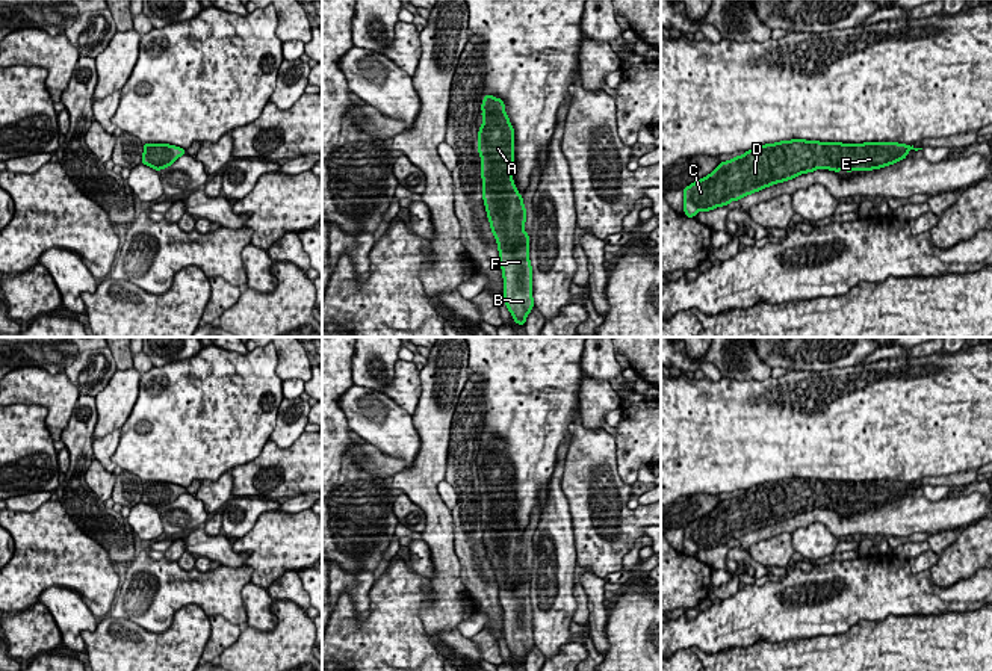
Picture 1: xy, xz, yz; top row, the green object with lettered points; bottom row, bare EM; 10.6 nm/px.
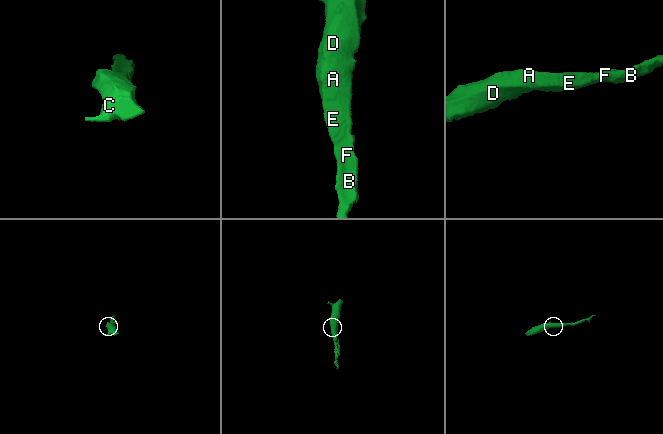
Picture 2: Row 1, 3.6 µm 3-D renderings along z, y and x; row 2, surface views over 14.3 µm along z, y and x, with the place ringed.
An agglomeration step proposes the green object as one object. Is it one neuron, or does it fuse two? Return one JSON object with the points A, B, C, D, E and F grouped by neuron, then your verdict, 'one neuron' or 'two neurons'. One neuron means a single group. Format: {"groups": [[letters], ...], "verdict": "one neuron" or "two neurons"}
{"groups": [["A", "B", "C", "D", "E", "F"]], "verdict": "one neuron"}

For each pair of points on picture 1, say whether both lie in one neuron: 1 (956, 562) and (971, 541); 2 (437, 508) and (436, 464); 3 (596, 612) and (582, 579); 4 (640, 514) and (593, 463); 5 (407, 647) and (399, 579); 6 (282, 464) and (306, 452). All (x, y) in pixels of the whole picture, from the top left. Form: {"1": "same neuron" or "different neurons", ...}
{"1": "same neuron", "2": "same neuron", "3": "same neuron", "4": "same neuron", "5": "same neuron", "6": "same neuron"}

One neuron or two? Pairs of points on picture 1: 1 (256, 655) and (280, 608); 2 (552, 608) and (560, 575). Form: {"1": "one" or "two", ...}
{"1": "one", "2": "one"}

